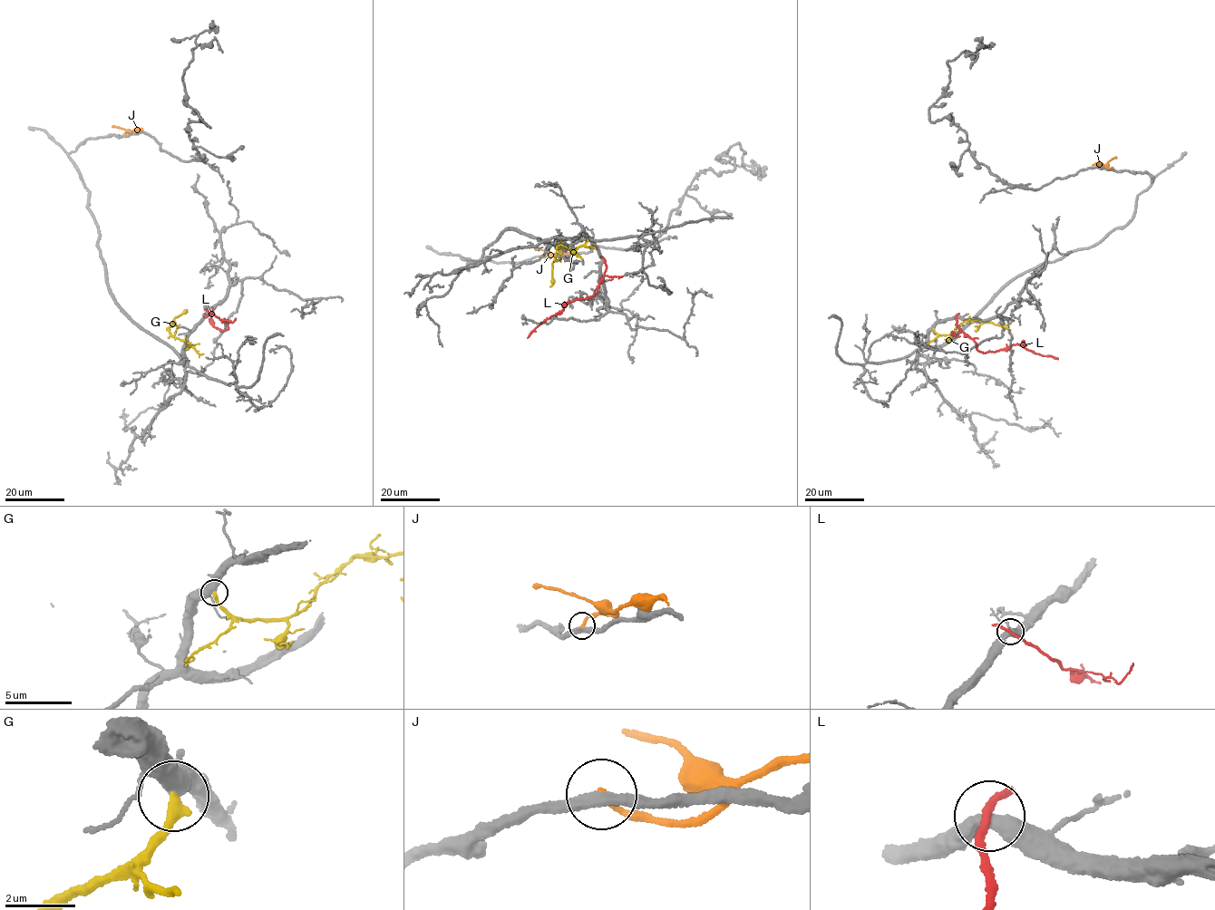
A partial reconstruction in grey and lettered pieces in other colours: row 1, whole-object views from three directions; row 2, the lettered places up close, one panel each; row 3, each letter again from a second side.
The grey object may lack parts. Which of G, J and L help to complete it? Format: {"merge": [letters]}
{"merge": ["G"]}

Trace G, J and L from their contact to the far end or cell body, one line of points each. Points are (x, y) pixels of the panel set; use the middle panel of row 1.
G: (587, 238), (574, 250), (561, 244), (556, 248), (549, 286)
J: (541, 256), (549, 258), (557, 253), (570, 252)
L: (604, 258), (607, 267), (593, 295), (570, 301), (527, 338)

